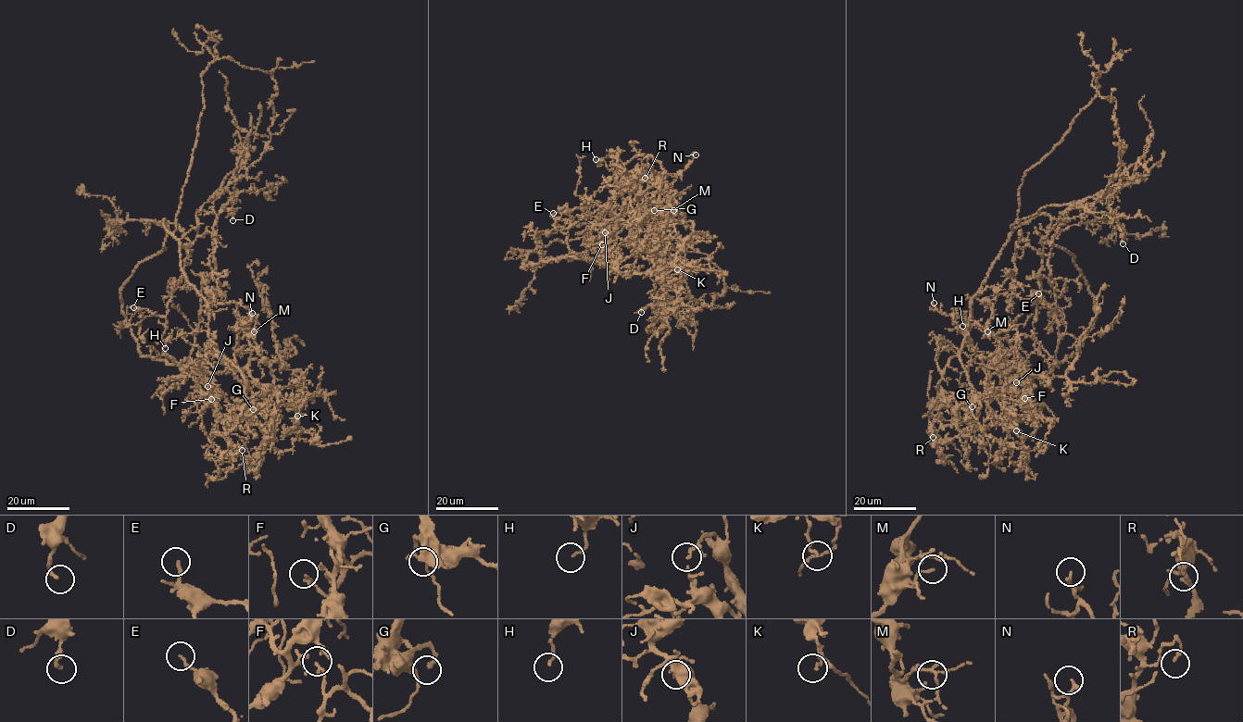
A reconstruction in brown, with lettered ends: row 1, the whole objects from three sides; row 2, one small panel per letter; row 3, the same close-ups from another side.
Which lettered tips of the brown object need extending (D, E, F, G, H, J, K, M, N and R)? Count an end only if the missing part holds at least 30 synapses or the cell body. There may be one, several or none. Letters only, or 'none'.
none

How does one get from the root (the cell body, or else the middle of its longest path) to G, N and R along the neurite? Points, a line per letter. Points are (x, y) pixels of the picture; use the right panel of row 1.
G: (1010, 294), (989, 301), (973, 298), (959, 357), (971, 388), (972, 406)
N: (1010, 294), (1055, 310), (1055, 364), (1042, 379), (1026, 372), (1015, 329), (991, 333), (934, 303)
R: (1010, 294), (989, 301), (973, 298), (964, 342), (943, 371), (928, 413), (933, 437)

